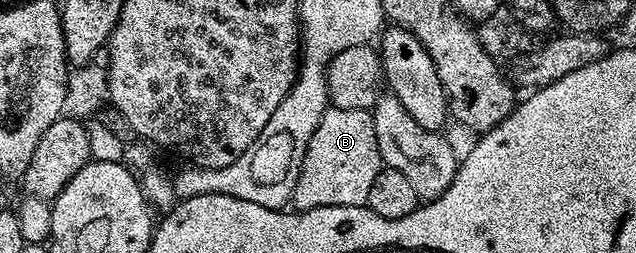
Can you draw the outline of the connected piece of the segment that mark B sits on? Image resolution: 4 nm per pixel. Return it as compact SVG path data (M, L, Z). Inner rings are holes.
M330 106L319 121L319 129L311 133L299 181L291 200L293 211L310 211L320 207L364 207L367 193L381 172L383 164L379 145L375 145L375 127L369 111L339 109Z

